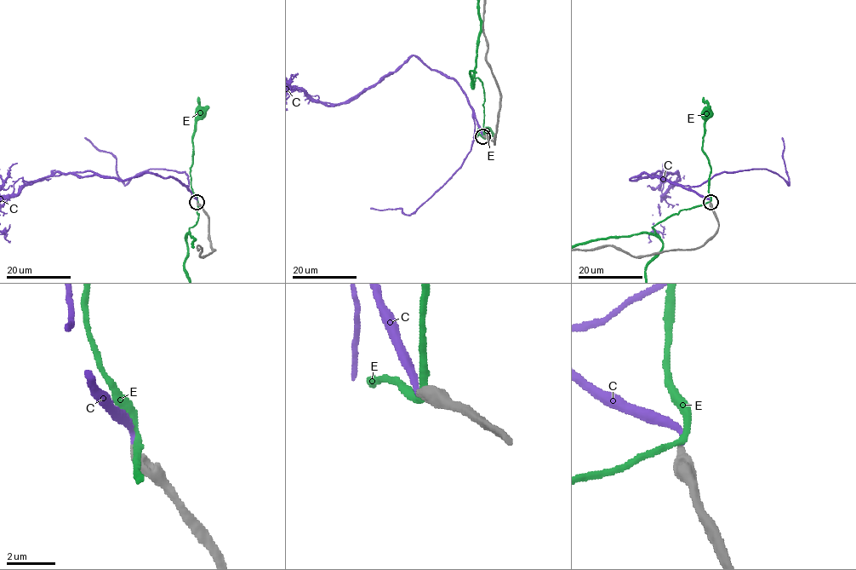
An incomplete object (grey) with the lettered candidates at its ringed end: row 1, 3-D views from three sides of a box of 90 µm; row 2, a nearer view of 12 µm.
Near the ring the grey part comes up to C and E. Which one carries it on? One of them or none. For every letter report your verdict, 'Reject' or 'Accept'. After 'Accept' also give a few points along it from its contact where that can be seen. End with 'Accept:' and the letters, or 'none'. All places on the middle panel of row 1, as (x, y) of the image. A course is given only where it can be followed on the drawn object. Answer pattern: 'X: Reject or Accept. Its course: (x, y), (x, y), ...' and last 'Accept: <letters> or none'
C: Accept
E: Reject
Accept: C

